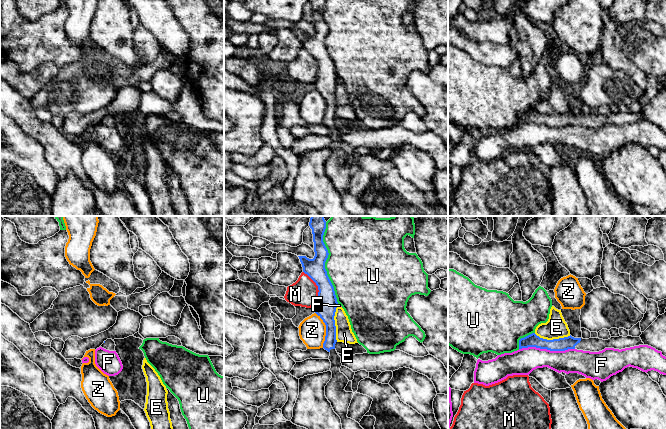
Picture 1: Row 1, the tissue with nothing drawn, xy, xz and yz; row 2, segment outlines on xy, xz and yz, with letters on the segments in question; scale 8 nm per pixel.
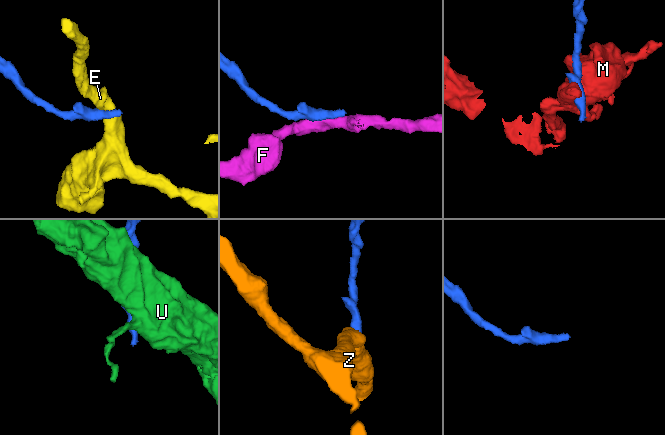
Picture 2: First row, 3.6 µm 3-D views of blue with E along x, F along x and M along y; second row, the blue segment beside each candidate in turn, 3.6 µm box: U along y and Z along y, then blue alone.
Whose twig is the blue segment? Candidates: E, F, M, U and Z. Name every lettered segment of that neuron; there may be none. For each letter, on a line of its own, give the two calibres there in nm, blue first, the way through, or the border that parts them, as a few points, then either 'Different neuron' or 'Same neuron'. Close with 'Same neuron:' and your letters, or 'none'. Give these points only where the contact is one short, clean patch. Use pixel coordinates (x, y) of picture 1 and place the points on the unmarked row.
E: Thickness 170 nm (blue) against 130 nm. Boundary: xz (337, 81), (334, 92), (336, 117). Different neuron
F: Thickness 110 nm (blue) against 200 nm. Different neuron
M: Thickness 170 nm (blue) against 220 nm. Boundary: xz (303, 47), (317, 62), (318, 74), (314, 83). Different neuron
U: Thickness 160 nm (blue) against 460 nm. Different neuron
Z: Thickness 170 nm (blue) against 220 nm. Boundary: xz (315, 88), (325, 101), (323, 123). Different neuron
Same neuron: none

